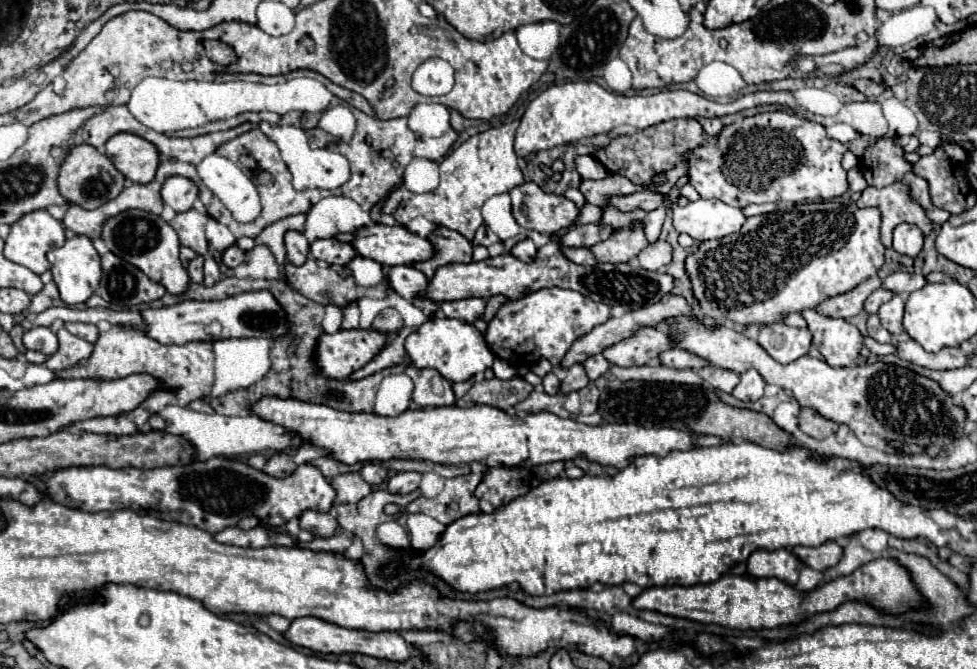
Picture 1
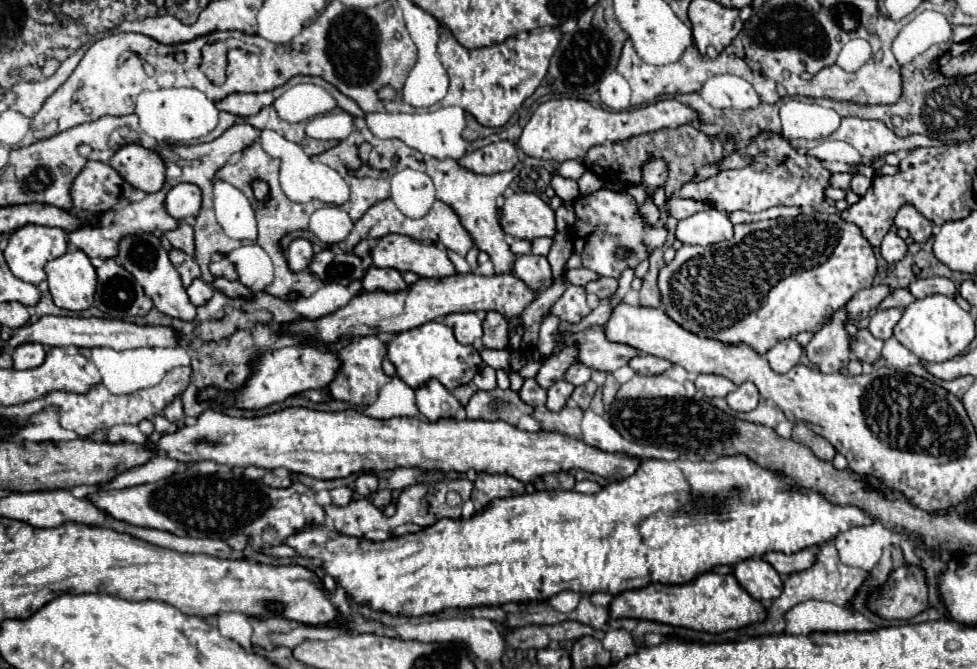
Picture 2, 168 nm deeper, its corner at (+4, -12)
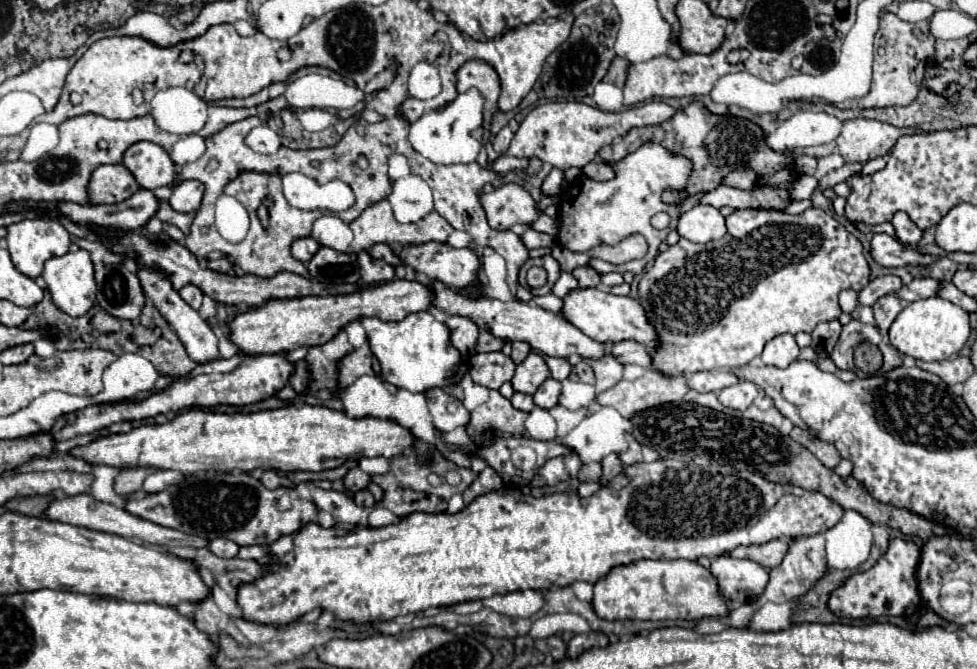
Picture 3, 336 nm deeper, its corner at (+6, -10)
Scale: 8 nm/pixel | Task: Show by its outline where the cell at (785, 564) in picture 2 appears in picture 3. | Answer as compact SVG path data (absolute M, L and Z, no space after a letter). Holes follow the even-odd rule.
M777 538L777 540L765 542L763 546L739 546L731 552L727 552L727 556L747 558L747 560L761 564L763 568L773 568L783 560L783 556L787 552L787 544L789 544L789 538Z

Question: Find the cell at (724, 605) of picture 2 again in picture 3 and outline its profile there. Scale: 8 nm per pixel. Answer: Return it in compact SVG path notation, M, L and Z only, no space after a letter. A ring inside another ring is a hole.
M637 560L615 566L593 584L591 606L603 620L701 620L729 612L711 572L691 560Z

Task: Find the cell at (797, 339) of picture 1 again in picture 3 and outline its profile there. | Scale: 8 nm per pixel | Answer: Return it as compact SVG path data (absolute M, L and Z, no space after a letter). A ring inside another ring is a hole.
M779 334L773 340L767 342L761 362L767 366L777 366L777 368L787 368L791 362L795 362L799 356L799 346L795 342L793 334Z

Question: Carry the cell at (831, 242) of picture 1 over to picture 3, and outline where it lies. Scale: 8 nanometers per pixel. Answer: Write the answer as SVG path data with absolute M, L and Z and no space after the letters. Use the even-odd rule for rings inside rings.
M807 208L803 214L791 216L785 214L781 210L733 210L733 214L727 216L727 234L721 240L709 242L709 244L695 244L689 242L685 238L681 238L677 244L669 246L665 252L661 252L655 258L655 264L651 270L645 272L645 276L639 282L639 302L641 306L647 310L647 318L651 318L651 324L655 326L655 332L659 334L659 346L655 346L655 350L649 350L651 358L653 358L653 368L661 374L667 376L675 376L675 374L693 374L699 370L713 370L713 368L721 368L721 370L733 370L737 366L745 366L751 360L755 360L757 356L761 356L765 344L779 336L779 334L797 334L797 332L811 332L819 322L825 320L833 320L841 316L841 308L837 302L837 296L841 290L853 288L853 290L863 290L863 286L867 286L869 282L869 264L863 256L863 248L861 242L833 216L829 216L827 212L823 212L821 208Z

